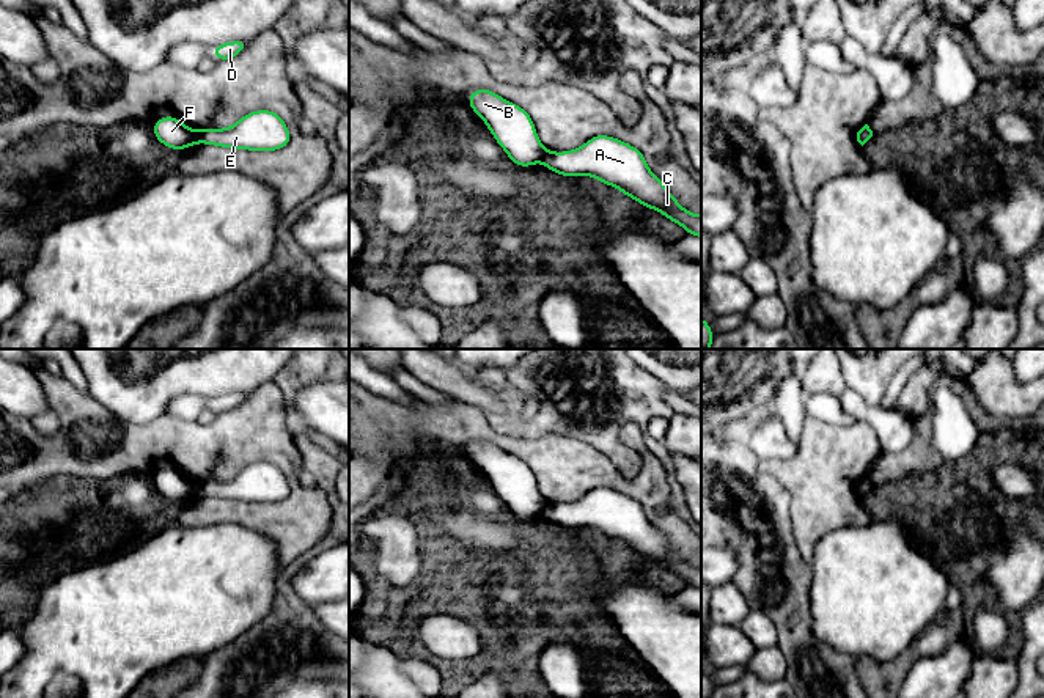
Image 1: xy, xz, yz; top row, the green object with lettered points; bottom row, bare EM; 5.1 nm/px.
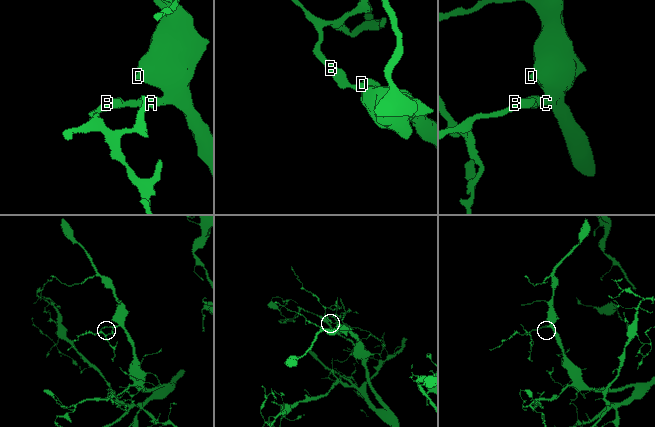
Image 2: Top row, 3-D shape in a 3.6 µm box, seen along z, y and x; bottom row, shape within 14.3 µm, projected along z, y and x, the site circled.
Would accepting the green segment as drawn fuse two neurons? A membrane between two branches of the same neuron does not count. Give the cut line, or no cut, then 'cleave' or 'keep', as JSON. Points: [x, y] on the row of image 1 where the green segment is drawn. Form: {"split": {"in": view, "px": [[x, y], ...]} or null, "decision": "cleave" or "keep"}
{"split": {"in": "xy", "px": [[191, 131], [194, 142]]}, "decision": "cleave"}

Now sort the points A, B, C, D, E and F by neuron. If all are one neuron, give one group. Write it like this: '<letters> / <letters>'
A C D E / B F

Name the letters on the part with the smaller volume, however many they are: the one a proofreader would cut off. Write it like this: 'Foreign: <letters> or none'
Foreign: B, F

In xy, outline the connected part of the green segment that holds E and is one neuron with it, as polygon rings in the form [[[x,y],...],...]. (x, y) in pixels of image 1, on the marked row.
[[[270,110],[248,113],[228,129],[192,130],[192,137],[193,143],[253,151],[281,149],[291,140],[285,121]]]

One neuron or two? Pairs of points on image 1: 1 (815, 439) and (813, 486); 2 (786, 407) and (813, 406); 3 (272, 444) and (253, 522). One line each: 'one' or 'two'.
1: one
2: two
3: one

